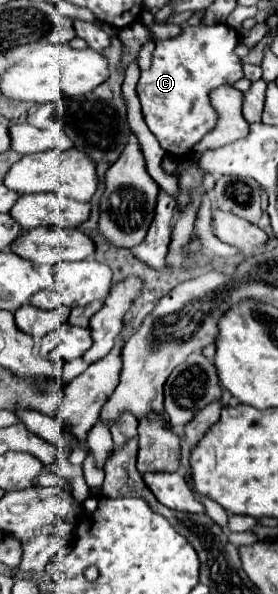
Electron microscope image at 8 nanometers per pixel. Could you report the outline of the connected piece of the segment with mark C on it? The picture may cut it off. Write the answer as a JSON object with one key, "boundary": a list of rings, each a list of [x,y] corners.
{"boundary":[[[224,23],[184,25],[180,35],[156,41],[152,67],[140,73],[136,91],[144,121],[166,153],[188,159],[194,145],[218,125],[218,113],[210,105],[208,93],[222,85],[234,85],[244,77],[242,61],[234,51],[236,45],[238,31]]]}

